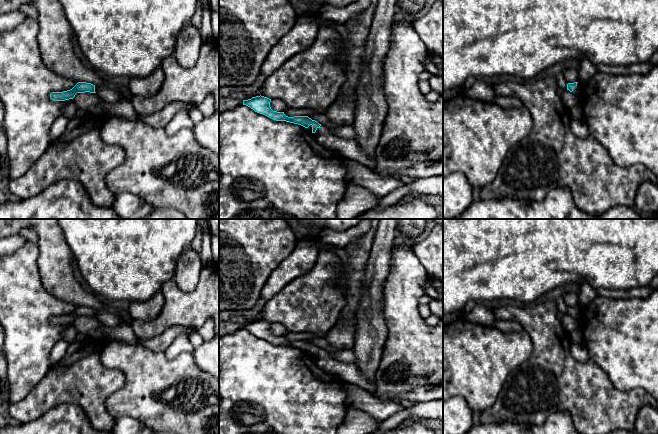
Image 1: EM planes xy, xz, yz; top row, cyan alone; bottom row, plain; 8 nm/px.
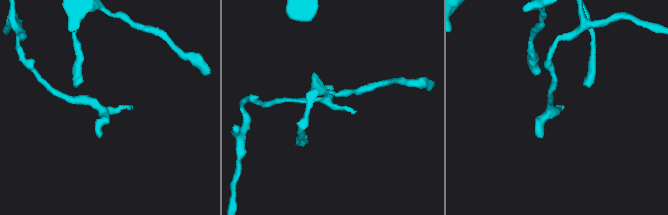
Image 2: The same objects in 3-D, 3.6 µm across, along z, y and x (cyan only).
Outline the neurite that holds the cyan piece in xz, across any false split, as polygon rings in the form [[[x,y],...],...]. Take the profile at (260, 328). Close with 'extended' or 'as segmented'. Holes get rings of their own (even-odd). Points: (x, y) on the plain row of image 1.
[[[264,320],[252,321],[248,324],[243,324],[243,329],[253,333],[255,336],[263,338],[276,345],[286,345],[301,349],[313,357],[317,365],[324,371],[340,376],[345,382],[357,385],[371,395],[377,397],[376,385],[370,383],[358,370],[354,363],[342,362],[334,359],[330,354],[312,344],[308,340],[288,341],[284,336],[273,335],[270,331],[271,323]]]; extended

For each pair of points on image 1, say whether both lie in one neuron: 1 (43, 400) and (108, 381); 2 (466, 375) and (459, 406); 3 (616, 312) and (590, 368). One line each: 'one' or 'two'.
1: one
2: two
3: two

